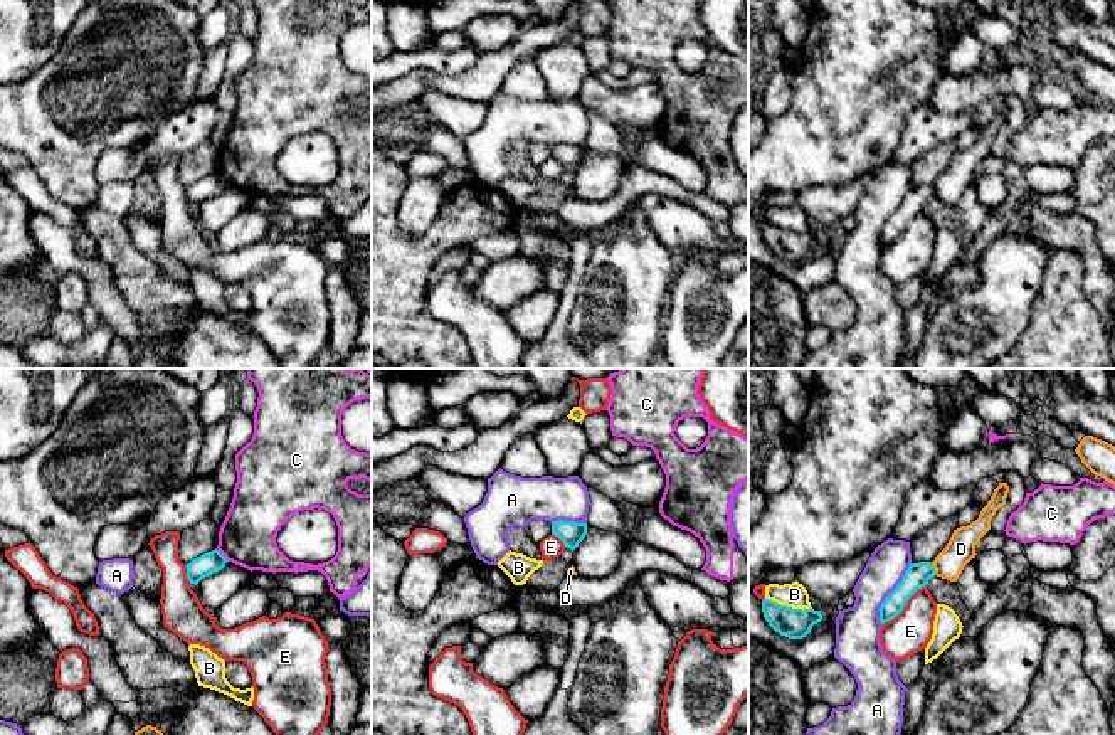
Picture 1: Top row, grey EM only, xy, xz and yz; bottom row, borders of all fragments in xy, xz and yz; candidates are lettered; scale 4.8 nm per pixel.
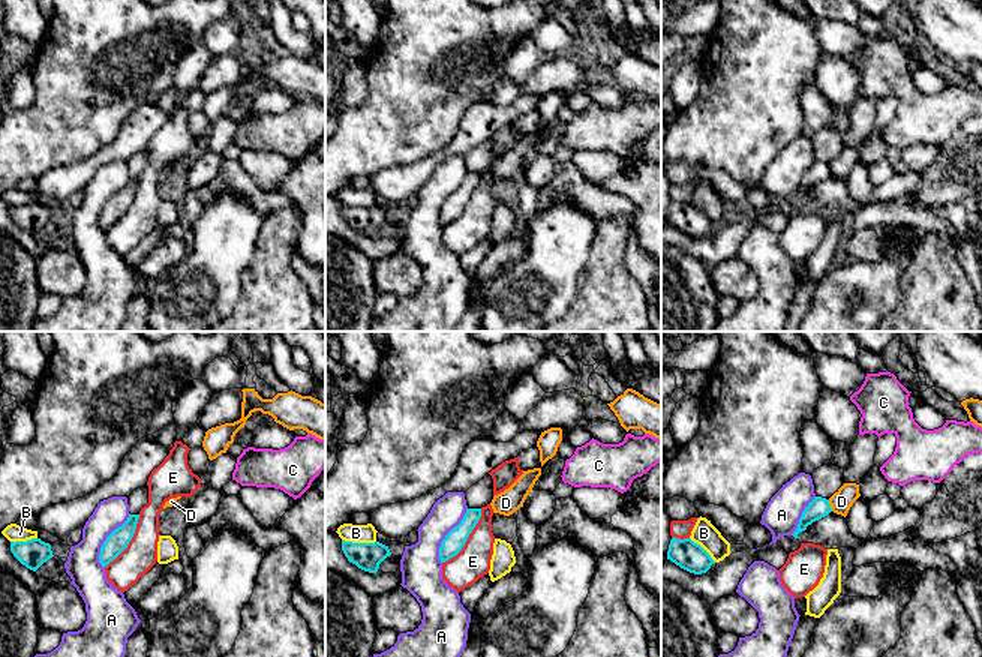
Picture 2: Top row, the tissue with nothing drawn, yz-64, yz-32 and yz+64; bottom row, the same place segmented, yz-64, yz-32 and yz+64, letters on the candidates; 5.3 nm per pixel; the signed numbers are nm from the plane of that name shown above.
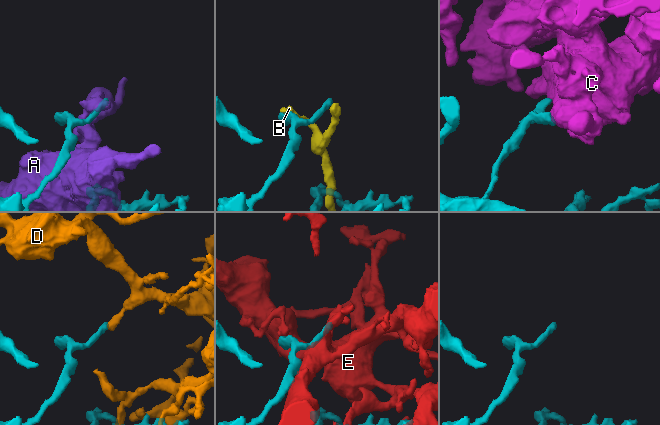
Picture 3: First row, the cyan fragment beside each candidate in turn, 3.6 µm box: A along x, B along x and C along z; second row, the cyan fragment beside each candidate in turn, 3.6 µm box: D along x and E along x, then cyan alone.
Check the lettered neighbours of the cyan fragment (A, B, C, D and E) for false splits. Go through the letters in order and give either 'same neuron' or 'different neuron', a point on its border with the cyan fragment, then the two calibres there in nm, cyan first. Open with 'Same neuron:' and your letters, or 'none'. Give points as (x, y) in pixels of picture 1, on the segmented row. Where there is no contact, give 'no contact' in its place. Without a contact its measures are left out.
Same neuron: none
A: different neuron; meets cyan in yz at (890, 594); 120 nm thick on the cyan side, 200 nm on the other
B: different neuron; meets cyan in yz at (789, 608); 140 nm thick on the cyan side, 120 nm on the other
C: different neuron; meets cyan in xy at (222, 555); 110 nm thick on the cyan side, 280 nm on the other
D: different neuron; meets cyan in yz at (934, 569); 120 nm thick on the cyan side, 140 nm on the other
E: different neuron; meets cyan in yz at (905, 604); 120 nm thick on the cyan side, 200 nm on the other

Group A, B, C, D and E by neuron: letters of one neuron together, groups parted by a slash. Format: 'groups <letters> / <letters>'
groups A / B / C / D / E

